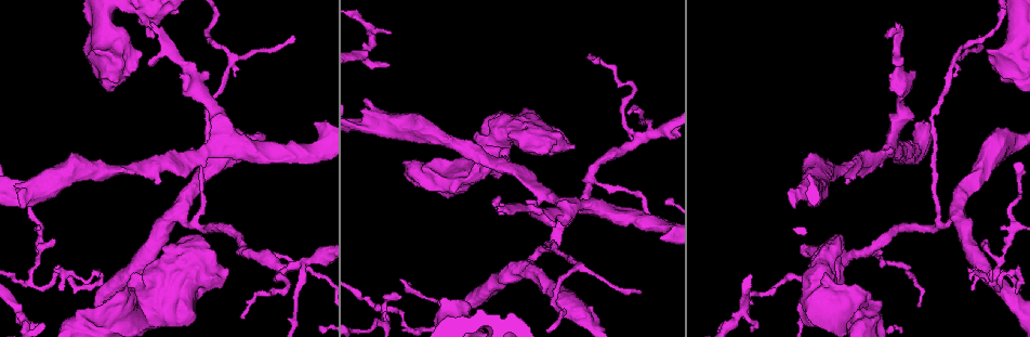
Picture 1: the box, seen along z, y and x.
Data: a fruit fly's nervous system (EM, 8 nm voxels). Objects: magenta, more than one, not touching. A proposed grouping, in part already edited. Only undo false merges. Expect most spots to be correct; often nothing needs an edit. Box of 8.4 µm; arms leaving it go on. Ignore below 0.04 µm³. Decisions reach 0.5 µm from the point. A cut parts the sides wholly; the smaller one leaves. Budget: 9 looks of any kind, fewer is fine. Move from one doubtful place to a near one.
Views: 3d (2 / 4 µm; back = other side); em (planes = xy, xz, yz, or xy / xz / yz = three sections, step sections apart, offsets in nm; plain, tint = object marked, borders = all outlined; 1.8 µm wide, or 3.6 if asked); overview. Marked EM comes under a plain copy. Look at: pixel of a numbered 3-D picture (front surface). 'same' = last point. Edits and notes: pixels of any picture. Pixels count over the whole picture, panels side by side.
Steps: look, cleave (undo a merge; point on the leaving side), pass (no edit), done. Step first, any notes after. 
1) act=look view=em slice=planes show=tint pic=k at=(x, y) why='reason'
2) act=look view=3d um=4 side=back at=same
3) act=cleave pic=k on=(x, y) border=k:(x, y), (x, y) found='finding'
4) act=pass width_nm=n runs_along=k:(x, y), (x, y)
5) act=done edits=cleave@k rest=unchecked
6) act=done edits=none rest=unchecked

act=look view=em slice=yz step=8 show=tint pic=1 at=(102, 292) why='three arms meet'

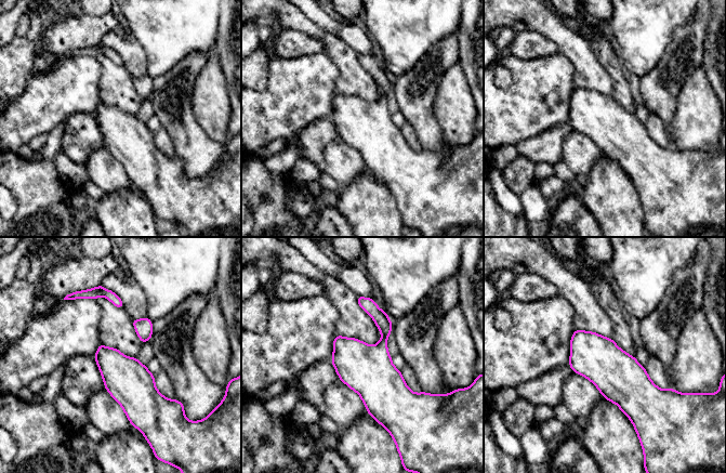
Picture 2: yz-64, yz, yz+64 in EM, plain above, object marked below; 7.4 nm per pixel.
act=pass found='all the same cell'

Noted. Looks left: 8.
act=look view=em um=3.6 slice=xy step=16 show=tint pic=1 at=(137, 320) why='thick turns thin'

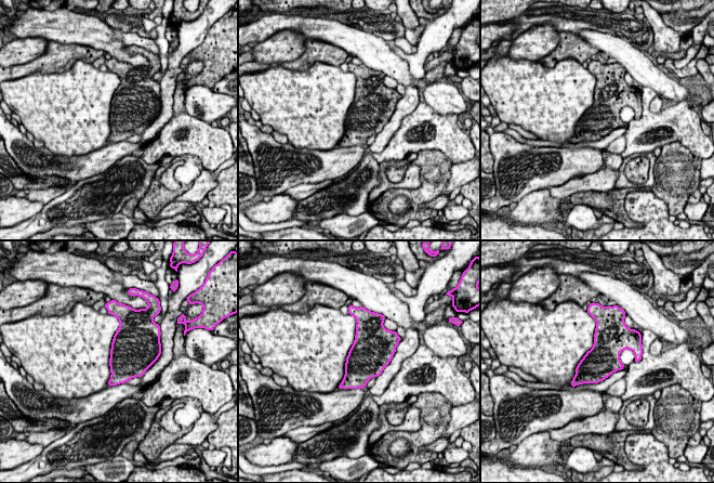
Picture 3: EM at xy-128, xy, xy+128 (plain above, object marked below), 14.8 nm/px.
act=look view=em um=3.6 slice=planes show=tint at=same

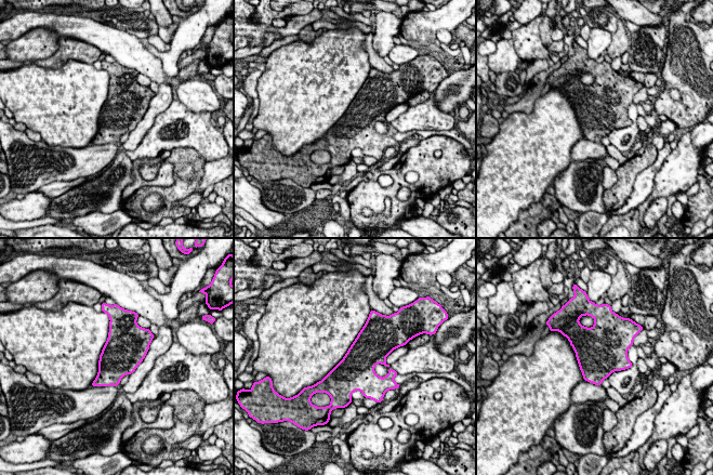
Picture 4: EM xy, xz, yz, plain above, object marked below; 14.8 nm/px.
act=pass found='all the same cell'

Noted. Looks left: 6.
act=look view=3d um=2 pic=1 at=(1014, 232) why='branch point'

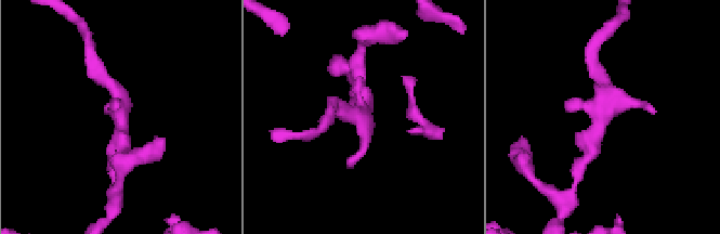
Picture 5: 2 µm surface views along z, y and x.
act=look view=em slice=planes show=tint pic=5 at=(121, 116) why='shape alone is not enough'

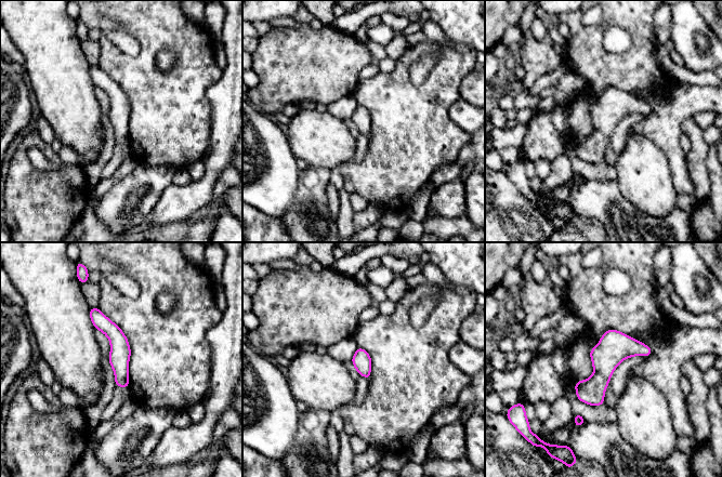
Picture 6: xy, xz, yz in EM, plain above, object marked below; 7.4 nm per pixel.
act=pass runs_along=6:(648, 350), (622, 350), (579, 395) found='one cell here'

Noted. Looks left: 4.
act=look view=em slice=planes show=tint pic=1 at=(955, 52) why='sharp bend'

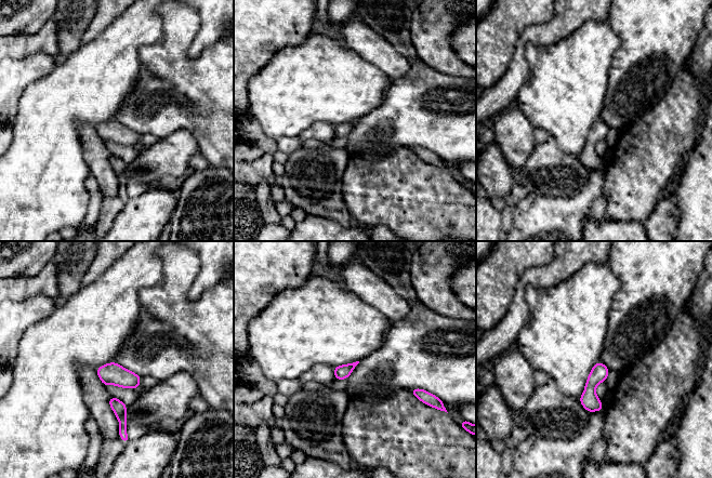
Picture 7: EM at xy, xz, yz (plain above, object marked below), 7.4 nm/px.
act=pass found='continuous, no second cell'

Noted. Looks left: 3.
act=done edits=none rest=unchecked

